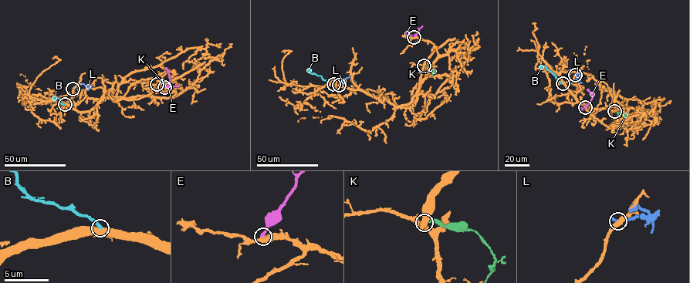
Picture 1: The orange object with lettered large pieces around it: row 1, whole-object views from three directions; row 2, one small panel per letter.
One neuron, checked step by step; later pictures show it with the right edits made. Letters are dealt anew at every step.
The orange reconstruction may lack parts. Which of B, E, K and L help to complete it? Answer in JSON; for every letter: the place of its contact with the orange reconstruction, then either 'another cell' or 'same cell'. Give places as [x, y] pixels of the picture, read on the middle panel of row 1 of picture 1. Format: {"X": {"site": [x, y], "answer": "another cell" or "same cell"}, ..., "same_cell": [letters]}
{"B": {"site": [333, 84], "answer": "same cell"}, "E": {"site": [414, 37], "answer": "another cell"}, "K": {"site": [424, 65], "answer": "another cell"}, "L": {"site": [339, 85], "answer": "another cell"}, "same_cell": ["B"]}

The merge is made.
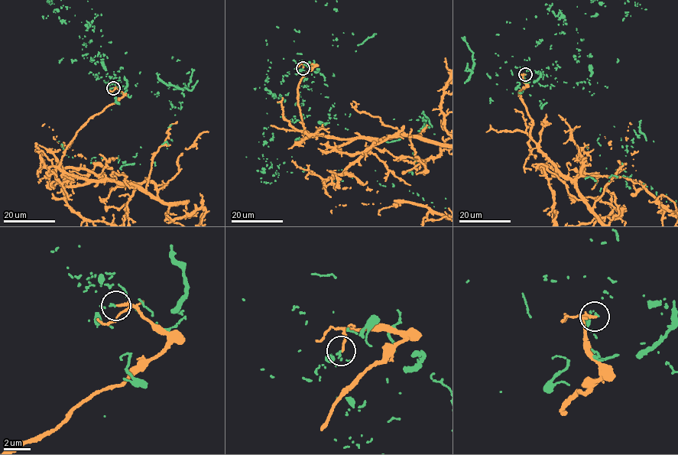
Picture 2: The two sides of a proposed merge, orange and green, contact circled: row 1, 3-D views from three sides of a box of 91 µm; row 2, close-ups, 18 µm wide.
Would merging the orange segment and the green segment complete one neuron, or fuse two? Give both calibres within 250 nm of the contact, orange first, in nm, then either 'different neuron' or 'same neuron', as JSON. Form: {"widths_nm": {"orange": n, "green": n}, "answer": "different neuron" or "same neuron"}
{"widths_nm": {"orange": 170, "green": 130}, "answer": "different neuron"}

